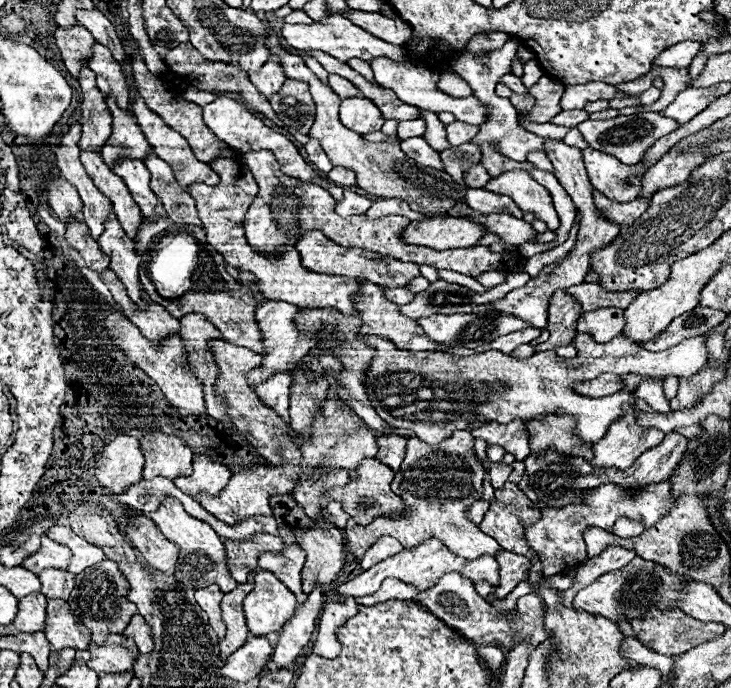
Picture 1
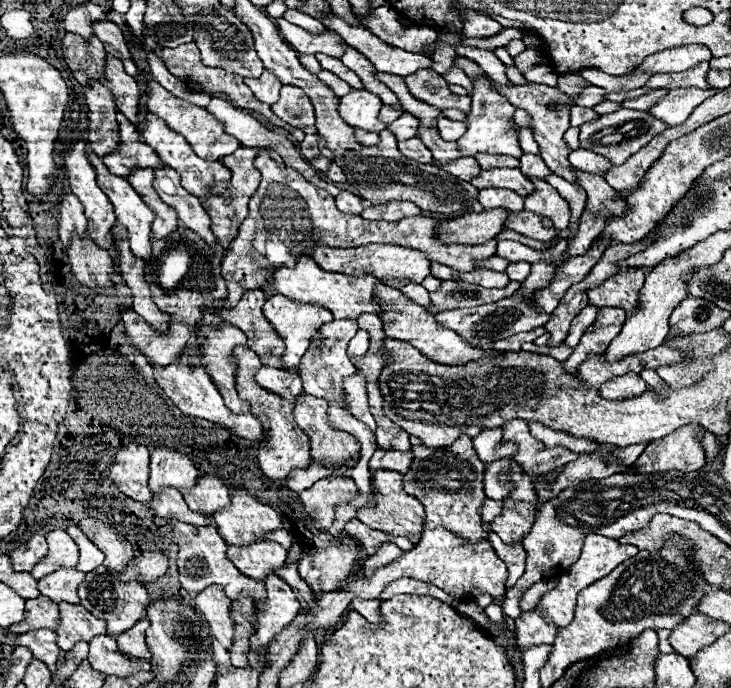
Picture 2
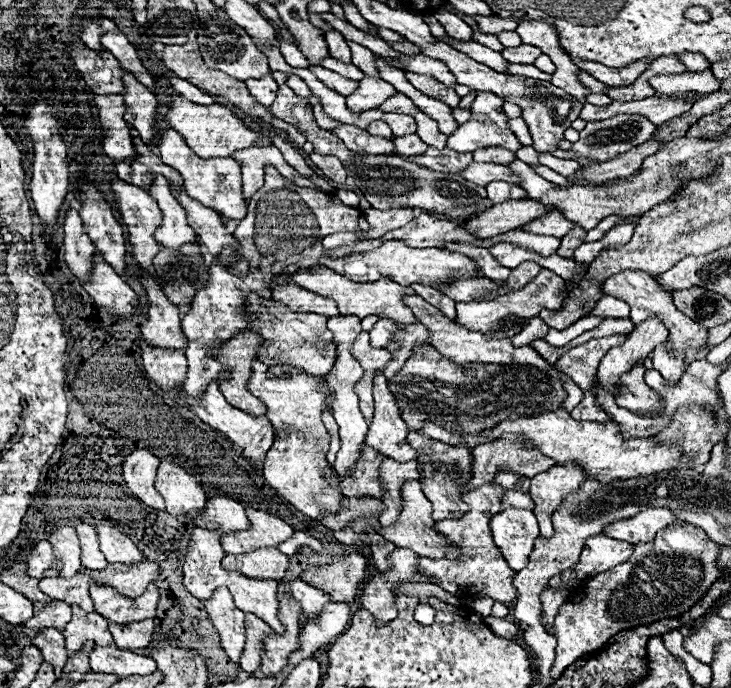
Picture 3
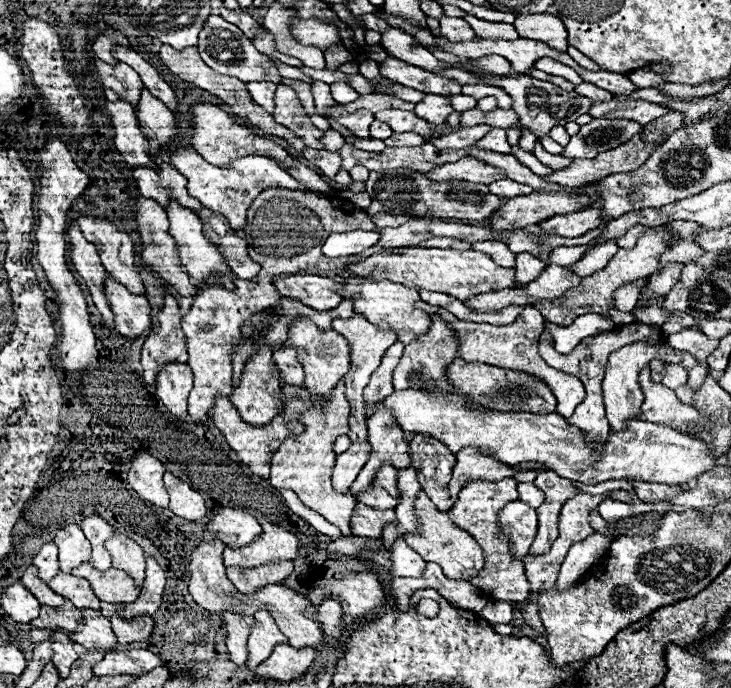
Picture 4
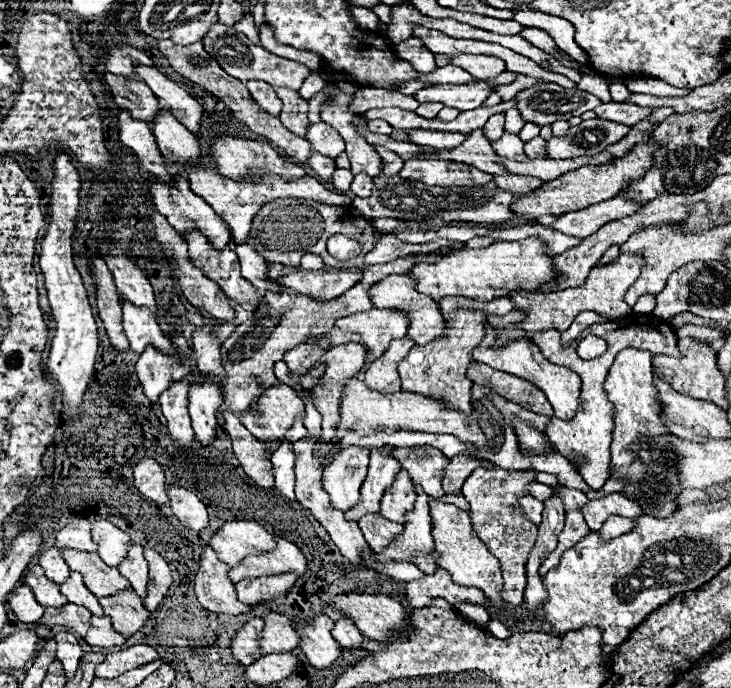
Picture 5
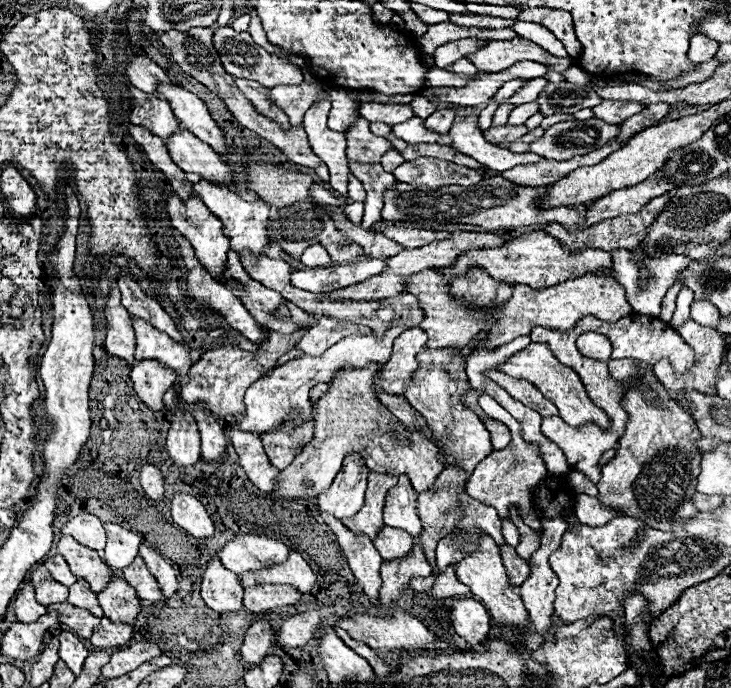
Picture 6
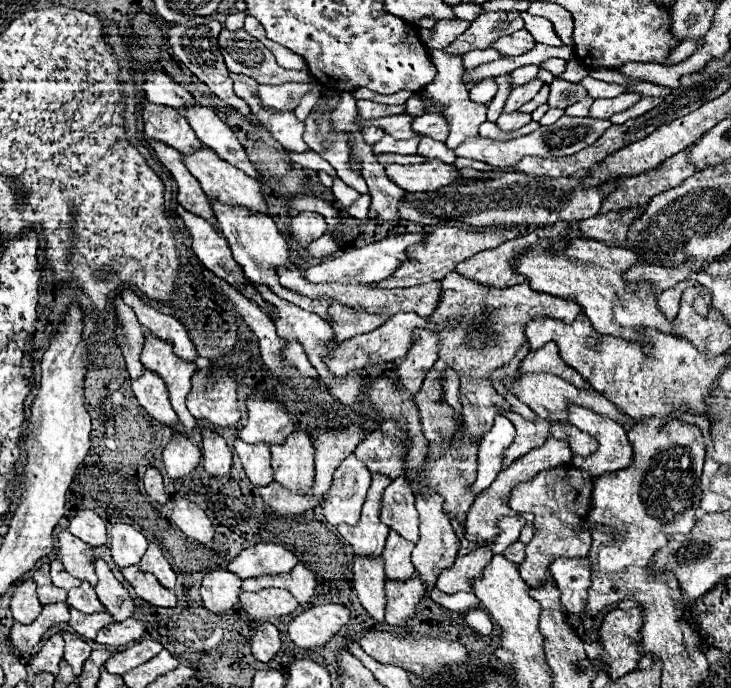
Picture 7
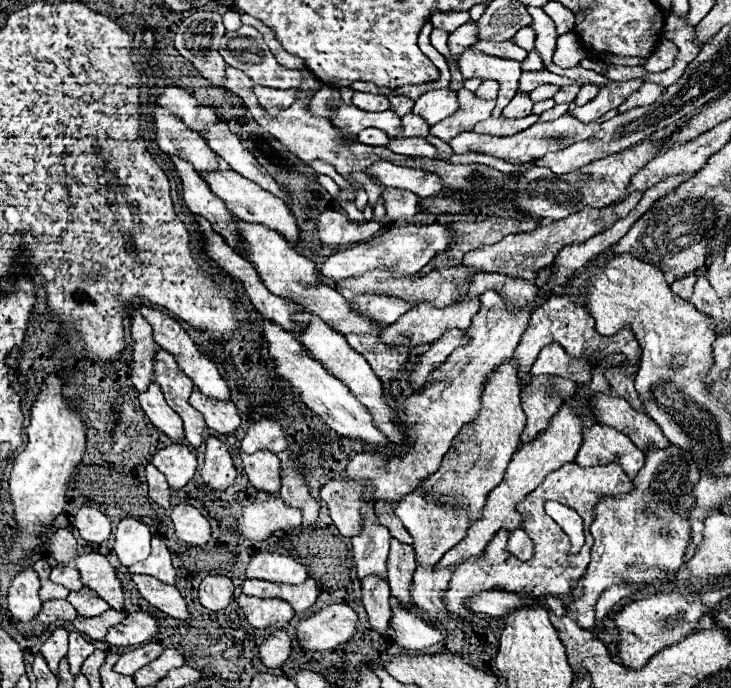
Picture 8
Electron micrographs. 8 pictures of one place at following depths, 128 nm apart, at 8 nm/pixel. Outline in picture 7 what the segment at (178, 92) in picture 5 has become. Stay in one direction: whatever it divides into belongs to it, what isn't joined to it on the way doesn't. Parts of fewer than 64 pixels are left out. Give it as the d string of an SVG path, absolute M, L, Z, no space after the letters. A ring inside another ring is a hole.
M196 104L194 108L188 108L184 112L188 124L192 126L192 130L196 132L198 140L206 146L212 148L222 160L234 164L236 168L240 168L246 176L250 178L260 178L258 170L252 166L252 162L248 160L242 144L238 142L238 138L234 136L234 132L230 130L230 126L226 126L210 108Z

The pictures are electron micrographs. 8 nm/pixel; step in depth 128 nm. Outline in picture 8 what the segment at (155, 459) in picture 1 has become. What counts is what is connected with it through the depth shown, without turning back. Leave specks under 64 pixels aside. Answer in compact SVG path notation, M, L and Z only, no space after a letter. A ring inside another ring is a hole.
M178 504L172 510L172 522L176 526L176 536L192 546L202 546L210 540L208 520L190 504Z

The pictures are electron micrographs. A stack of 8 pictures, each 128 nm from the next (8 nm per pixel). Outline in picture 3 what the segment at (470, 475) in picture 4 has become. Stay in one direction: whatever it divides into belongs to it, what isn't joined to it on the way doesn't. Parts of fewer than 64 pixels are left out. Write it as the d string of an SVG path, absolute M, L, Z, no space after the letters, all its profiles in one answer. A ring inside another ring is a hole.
M506 436L472 450L472 478L460 488L468 492L468 488L476 488L476 484L490 484L498 470L512 470L514 474L532 478L536 472L546 472L554 464L556 462L540 454L540 450L526 448L518 436Z

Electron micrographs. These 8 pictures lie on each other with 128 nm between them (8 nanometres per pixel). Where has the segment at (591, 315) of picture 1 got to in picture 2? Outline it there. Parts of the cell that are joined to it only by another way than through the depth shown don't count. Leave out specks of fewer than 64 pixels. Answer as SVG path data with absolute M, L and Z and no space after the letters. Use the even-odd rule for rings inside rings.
M602 307L592 330L584 332L580 338L580 344L574 348L568 360L562 362L562 366L572 374L578 376L578 366L590 356L590 354L604 354L608 344L620 334L620 328L626 319L626 312L621 308Z

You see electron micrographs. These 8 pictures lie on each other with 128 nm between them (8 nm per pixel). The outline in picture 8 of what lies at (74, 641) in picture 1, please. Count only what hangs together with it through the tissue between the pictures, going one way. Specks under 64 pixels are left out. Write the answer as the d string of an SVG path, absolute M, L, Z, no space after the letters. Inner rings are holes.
M132 612L118 626L112 626L106 634L106 642L112 646L132 646L150 642L158 634L158 622L148 612Z

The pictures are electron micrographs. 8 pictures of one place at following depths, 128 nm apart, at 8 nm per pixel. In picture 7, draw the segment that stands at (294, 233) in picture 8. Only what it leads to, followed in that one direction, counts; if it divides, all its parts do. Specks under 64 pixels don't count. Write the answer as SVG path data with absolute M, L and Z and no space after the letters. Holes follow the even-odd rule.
M202 148L202 150L198 150L190 156L182 156L182 160L184 160L186 168L192 172L192 176L202 184L202 190L206 192L206 196L212 196L214 200L222 200L222 204L228 204L228 206L244 206L252 212L268 214L268 204L264 200L264 194L262 194L262 188L260 188L258 180L248 178L238 168L234 168L232 164L218 158L212 150Z

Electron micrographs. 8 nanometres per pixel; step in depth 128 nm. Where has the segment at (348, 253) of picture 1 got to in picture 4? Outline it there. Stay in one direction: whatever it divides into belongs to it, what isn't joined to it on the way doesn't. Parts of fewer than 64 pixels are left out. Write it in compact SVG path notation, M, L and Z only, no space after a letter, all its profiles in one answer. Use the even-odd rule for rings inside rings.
M410 248L404 254L394 254L390 250L382 250L378 254L368 256L366 260L360 260L356 264L350 264L348 270L354 276L366 278L366 280L392 280L400 282L404 286L412 288L424 288L430 292L442 292L450 294L458 300L468 300L482 292L494 292L508 286L520 286L516 284L516 270L514 268L502 268L498 266L488 254L476 252L476 250L442 250L442 248Z

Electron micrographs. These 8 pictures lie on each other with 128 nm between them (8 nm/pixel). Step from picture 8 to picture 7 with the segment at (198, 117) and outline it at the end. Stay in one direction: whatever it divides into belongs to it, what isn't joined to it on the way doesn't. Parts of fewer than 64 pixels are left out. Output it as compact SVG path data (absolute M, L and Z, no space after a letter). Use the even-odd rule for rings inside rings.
M154 72L152 80L144 82L144 90L150 102L154 104L164 104L176 110L184 110L188 106L194 106L196 100L190 92L186 92L178 82L170 80L166 74L162 72Z

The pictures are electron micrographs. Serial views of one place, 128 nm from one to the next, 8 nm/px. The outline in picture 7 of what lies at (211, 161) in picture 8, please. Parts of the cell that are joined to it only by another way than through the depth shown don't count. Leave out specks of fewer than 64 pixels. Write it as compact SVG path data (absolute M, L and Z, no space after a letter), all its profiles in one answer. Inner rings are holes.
M144 102L142 118L148 138L164 142L182 154L192 154L202 148L200 140L196 140L196 134L188 126L188 120L184 120L178 110L162 104Z

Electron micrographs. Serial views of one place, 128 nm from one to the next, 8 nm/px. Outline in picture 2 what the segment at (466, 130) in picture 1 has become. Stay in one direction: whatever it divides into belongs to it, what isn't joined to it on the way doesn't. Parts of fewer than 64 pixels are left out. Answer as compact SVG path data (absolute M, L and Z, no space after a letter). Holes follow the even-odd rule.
M440 114L438 116L438 132L440 132L440 136L444 140L454 142L454 140L458 140L466 132L466 124L464 122L454 122L454 120L446 118L444 114Z

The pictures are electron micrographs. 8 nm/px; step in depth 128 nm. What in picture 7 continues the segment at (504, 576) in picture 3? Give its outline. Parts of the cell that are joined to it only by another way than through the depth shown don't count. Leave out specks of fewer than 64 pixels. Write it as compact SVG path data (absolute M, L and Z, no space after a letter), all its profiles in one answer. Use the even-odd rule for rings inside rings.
M512 412L506 418L512 420L512 424L516 426L516 438L504 452L504 466L512 464L532 448L538 448L540 444L544 444L552 424L548 418L536 418L534 422L524 418L512 418ZM516 541L506 548L502 554L504 554L508 560L514 560L515 564L520 565L525 559L525 548L526 545L520 541Z

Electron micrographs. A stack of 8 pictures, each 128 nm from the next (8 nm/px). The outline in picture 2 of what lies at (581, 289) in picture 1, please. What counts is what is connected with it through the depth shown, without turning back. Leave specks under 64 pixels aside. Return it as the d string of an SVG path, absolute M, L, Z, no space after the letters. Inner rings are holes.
M624 270L604 280L600 286L588 290L588 298L592 306L610 306L634 312L638 308L638 294L642 284L644 284L642 270Z

